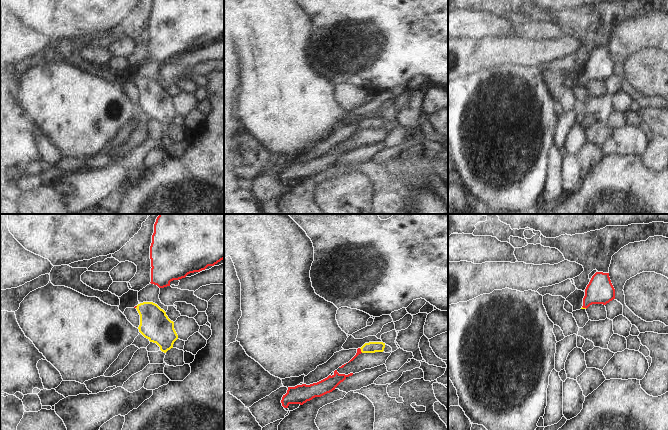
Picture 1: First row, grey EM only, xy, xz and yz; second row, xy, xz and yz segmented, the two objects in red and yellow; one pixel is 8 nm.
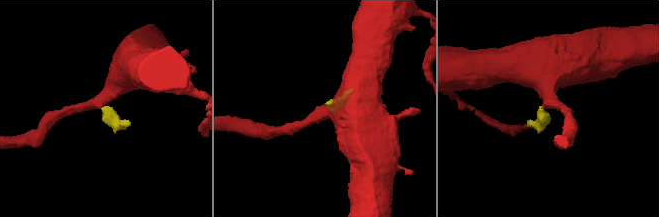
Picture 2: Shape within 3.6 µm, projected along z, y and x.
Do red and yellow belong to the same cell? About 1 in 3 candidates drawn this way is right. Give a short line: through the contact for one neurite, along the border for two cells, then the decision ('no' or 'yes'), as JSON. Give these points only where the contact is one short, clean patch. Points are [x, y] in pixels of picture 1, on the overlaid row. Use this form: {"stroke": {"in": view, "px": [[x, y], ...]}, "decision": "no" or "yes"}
{"stroke": {"in": "xz", "px": [[358, 350], [360, 350], [371, 347]]}, "decision": "yes"}

